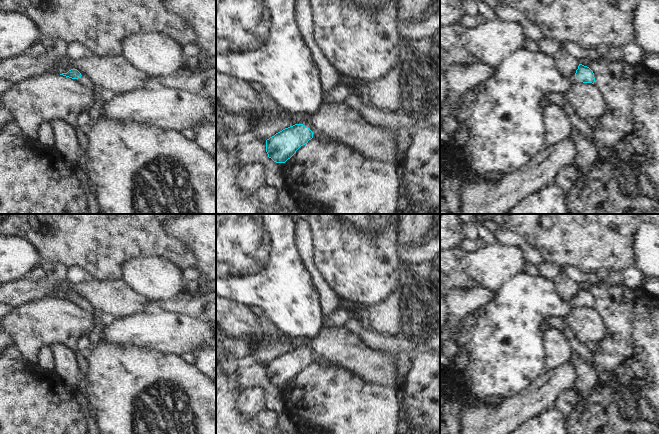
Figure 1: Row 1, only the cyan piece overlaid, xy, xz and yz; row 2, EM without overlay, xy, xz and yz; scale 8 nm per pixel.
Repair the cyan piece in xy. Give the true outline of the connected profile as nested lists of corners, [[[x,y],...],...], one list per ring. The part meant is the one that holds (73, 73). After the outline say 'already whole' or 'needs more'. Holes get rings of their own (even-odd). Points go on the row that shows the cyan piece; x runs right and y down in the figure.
[[[71,69],[67,73],[62,73],[60,75],[66,76],[72,79],[77,79],[85,87],[93,87],[94,85],[91,80],[83,77],[77,69]]]; needs more

